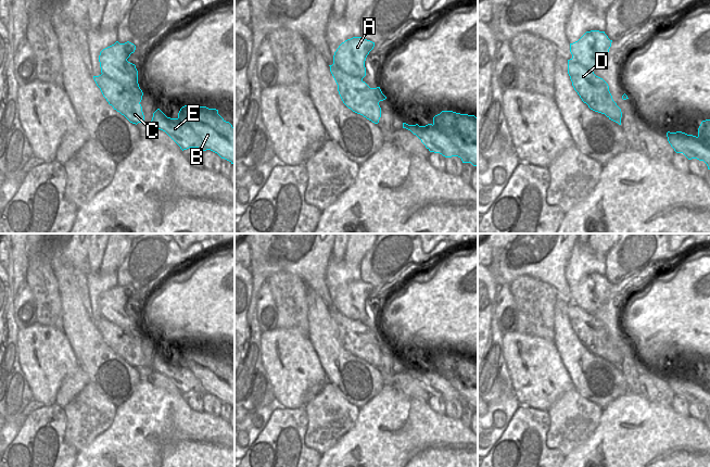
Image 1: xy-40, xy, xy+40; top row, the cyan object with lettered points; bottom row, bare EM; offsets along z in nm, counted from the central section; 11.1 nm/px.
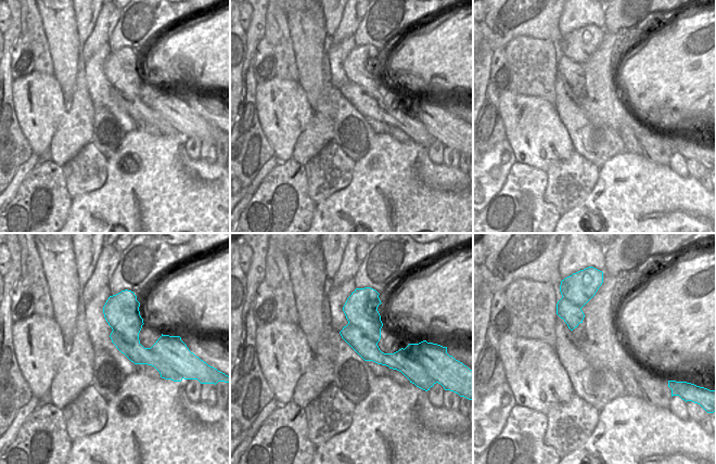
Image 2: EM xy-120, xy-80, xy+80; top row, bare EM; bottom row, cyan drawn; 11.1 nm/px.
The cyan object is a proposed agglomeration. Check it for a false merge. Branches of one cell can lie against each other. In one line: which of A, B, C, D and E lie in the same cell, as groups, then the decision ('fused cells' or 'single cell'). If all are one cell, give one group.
A B / C D E; fused cells

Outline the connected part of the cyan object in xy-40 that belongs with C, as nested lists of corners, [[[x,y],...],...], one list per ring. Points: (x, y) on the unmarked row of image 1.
[[[104,317],[93,319],[93,323],[103,340],[114,353],[132,367],[137,368],[144,365],[140,348],[142,340],[139,337],[127,335],[121,327]]]

